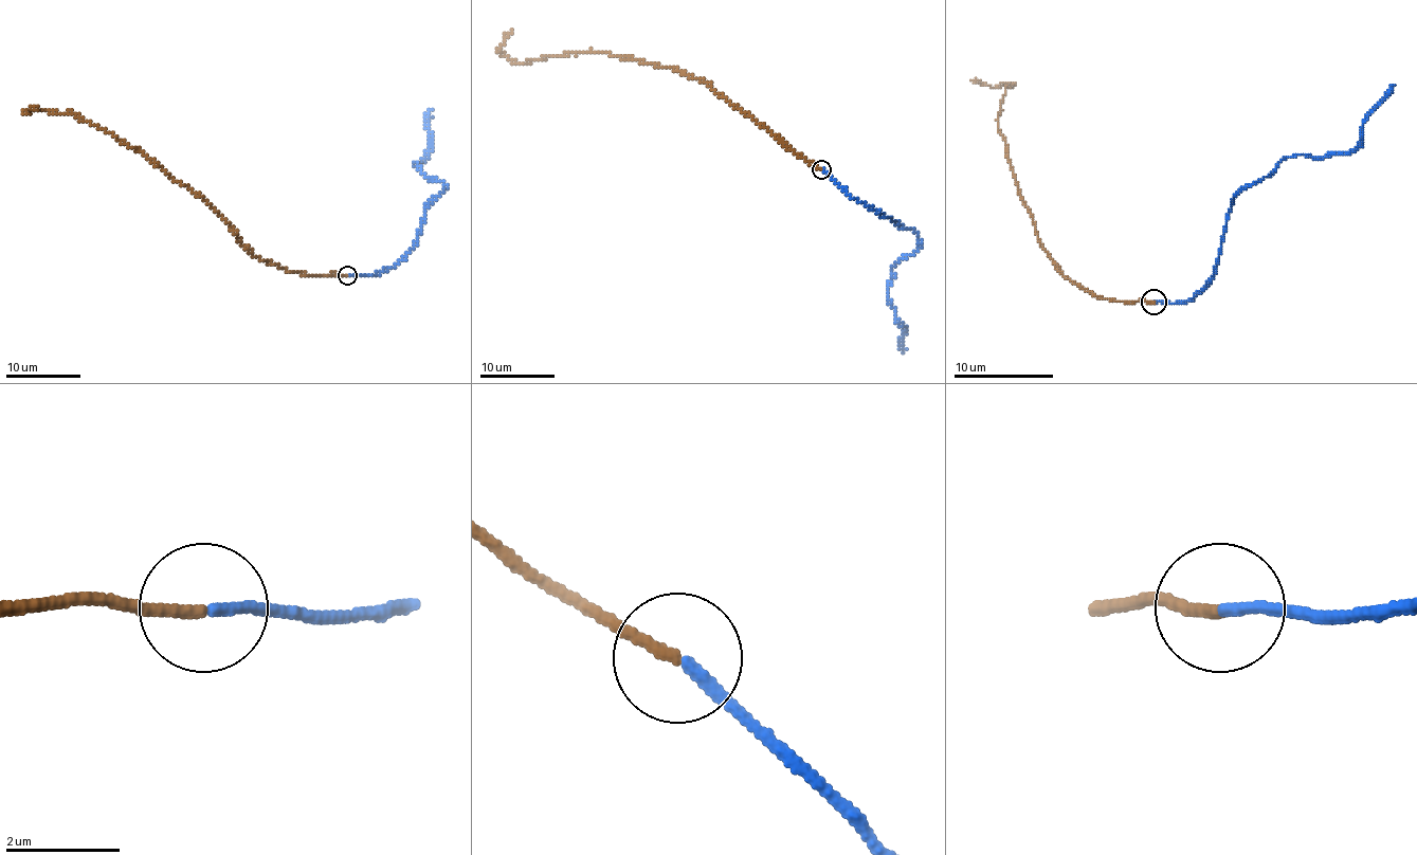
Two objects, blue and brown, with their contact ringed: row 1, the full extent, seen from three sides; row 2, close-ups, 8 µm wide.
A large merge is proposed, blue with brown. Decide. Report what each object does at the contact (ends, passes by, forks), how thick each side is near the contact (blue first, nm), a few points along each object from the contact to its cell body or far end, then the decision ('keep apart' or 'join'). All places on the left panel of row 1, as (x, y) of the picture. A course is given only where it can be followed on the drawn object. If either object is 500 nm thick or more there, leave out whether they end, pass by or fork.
blue ends; brown ends; calibres 200 and 200 nm; course blue (349, 274), (377, 274), (400, 259), (415, 242), (425, 208), (444, 189), (415, 165), (430, 148), (430, 111); course brown (347, 274), (290, 272), (258, 259), (207, 203), (112, 133), (72, 112), (29, 109), (25, 112), (36, 107); join

